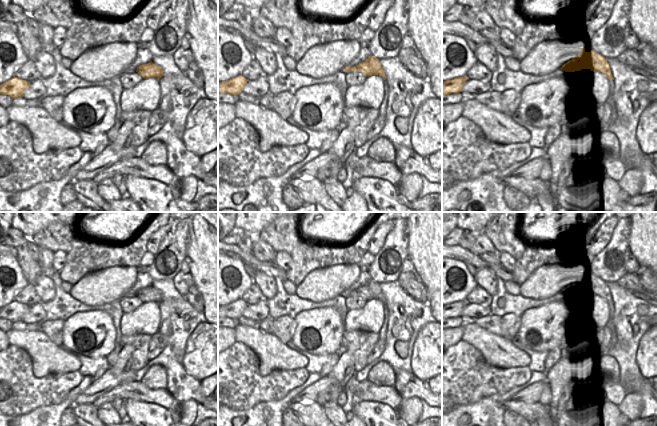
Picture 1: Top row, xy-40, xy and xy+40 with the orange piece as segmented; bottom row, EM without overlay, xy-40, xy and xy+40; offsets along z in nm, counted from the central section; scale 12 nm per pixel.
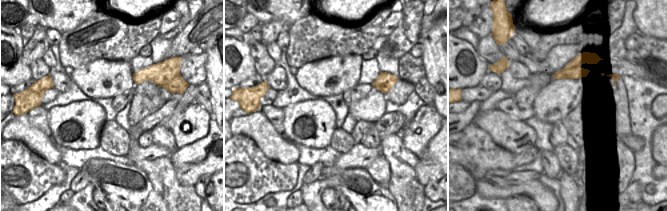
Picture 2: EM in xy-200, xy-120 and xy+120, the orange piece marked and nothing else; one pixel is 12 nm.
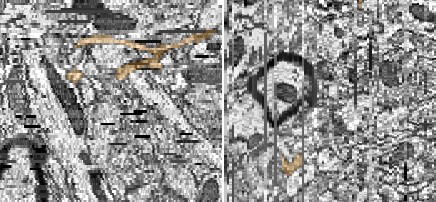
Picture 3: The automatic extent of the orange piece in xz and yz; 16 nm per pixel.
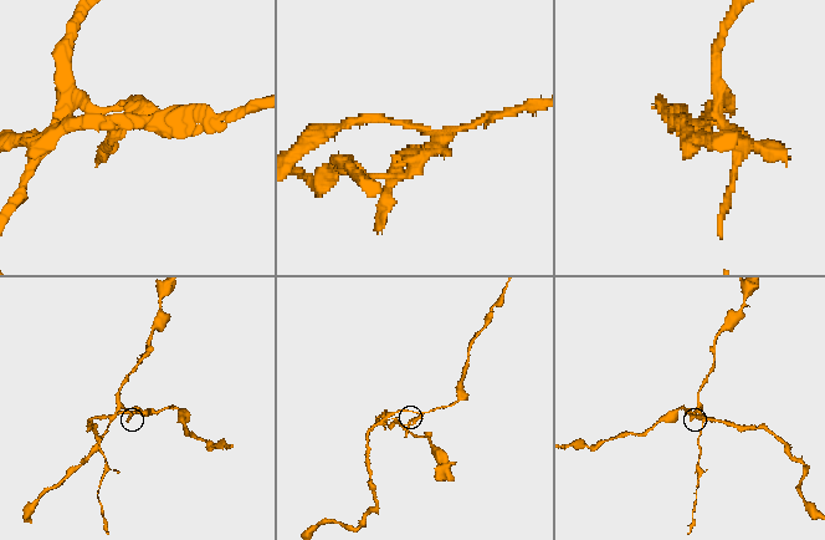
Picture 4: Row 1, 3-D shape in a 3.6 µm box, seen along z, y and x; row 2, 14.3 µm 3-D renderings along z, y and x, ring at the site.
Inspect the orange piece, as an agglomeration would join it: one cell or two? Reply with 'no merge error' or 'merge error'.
merge error

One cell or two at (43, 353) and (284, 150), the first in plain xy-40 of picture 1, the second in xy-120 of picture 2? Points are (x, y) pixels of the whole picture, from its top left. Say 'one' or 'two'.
one

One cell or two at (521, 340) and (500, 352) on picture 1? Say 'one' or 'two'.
two

